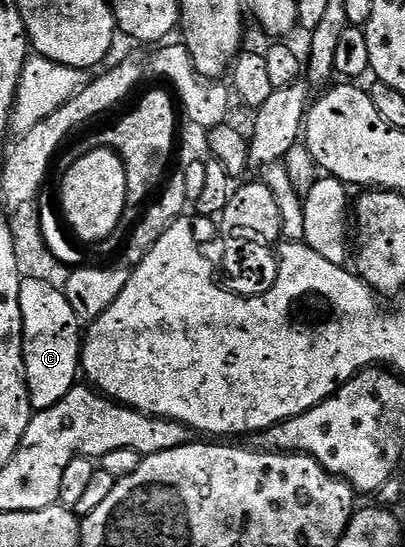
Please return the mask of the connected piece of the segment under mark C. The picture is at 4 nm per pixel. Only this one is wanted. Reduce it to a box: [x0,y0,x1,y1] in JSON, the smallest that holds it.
[20,278,82,412]

